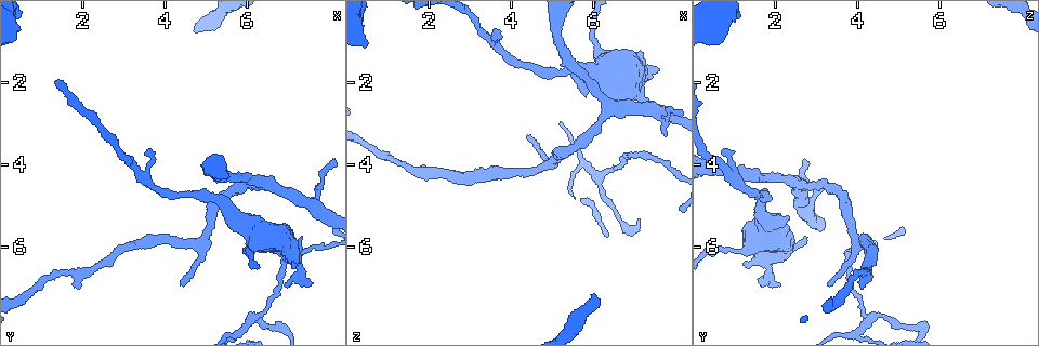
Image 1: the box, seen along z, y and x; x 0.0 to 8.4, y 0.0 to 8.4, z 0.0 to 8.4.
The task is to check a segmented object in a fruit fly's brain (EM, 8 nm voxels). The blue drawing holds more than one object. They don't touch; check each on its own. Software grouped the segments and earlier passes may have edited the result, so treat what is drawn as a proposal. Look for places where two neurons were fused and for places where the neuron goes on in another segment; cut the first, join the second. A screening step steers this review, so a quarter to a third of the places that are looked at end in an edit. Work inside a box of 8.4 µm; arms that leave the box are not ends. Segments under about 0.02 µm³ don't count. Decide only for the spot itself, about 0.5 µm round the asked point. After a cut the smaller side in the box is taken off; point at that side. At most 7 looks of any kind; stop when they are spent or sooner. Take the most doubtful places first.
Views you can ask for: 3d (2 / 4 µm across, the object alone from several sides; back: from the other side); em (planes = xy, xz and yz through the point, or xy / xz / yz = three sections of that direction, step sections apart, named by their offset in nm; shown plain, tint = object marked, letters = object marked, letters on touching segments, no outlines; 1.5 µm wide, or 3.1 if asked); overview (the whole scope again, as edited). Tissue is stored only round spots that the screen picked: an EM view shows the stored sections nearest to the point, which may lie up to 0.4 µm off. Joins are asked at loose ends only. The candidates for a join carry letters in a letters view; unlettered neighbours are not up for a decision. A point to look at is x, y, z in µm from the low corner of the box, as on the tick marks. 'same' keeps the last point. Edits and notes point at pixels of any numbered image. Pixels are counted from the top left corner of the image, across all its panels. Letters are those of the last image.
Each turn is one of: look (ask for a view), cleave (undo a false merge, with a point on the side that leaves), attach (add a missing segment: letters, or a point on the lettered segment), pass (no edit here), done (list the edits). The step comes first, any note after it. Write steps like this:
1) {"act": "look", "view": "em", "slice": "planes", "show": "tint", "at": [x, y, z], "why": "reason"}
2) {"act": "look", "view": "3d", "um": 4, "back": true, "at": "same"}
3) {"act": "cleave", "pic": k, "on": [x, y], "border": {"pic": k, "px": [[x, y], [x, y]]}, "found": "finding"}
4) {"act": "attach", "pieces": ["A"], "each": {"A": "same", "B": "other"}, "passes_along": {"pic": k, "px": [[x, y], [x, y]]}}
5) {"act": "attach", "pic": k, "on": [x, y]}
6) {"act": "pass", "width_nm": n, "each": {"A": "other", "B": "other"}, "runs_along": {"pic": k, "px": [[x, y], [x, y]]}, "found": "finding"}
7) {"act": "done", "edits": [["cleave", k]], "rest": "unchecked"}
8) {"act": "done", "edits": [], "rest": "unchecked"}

{"act": "look", "view": "em", "slice": "planes", "show": "letters", "at": [6.05, 7.75, 4.35], "why": "branch point"}

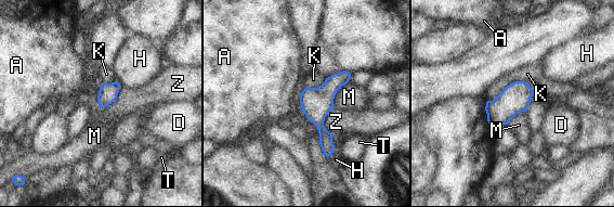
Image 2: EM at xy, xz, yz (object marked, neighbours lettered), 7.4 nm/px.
{"act": "pass", "longest_contact_nm": ["K", 360], "each": {"A": "other", "D": "other", "H": "other", "K": "other", "M": "other", "T": "other", "Z": "other"}, "border": {"pic": 2, "px": [[348, 81], [337, 91], [334, 105]]}, "found": "one neuron here"}

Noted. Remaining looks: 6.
{"act": "look", "view": "3d", "um": 2, "at": [4.45, 6.95, 3.25], "why": "tapers out"}

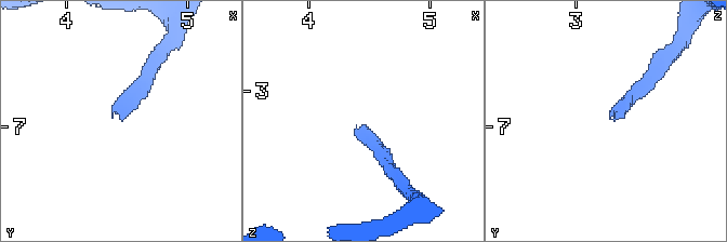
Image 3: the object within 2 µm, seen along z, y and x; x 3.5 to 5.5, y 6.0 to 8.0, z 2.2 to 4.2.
{"act": "look", "view": "em", "slice": "planes", "show": "letters", "at": [4.46, 6.90, 3.28]}

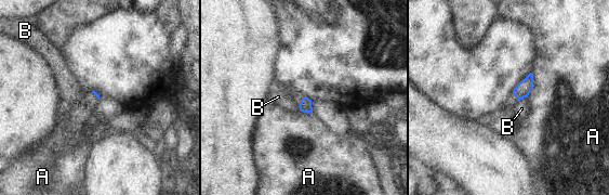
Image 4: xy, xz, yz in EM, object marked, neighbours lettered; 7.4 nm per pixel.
{"act": "pass", "longest_contact_nm": ["A", 190], "each": {"A": "other", "B": "other"}, "border": {"pic": 4, "px": [[527, 96], [524, 96], [518, 102]]}, "found": "no lettered segment goes on from it"}

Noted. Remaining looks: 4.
{"act": "look", "view": "em", "slice": "planes", "show": "tint", "at": [7.20, 6.45, 1.90]}

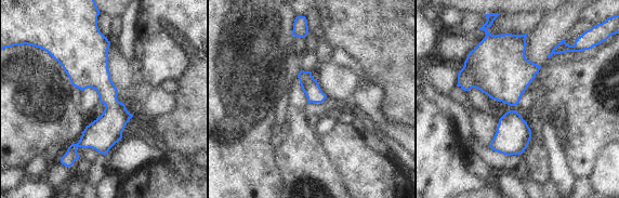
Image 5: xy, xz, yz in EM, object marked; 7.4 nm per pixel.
{"act": "look", "view": "em", "slice": "planes", "show": "letters", "at": "same", "why": "what lies round it"}

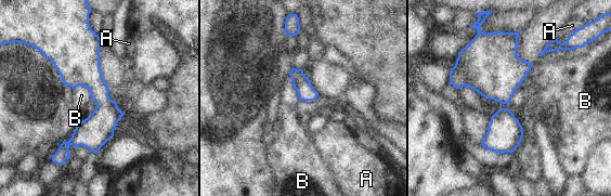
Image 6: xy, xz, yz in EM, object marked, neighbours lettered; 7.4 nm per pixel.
{"act": "pass", "width_nm": 130, "each": {"A": "other", "B": "other"}, "runs_along": {"pic": 6, "px": [[81, 29], [101, 115], [64, 151]]}, "found": "continuous, no second neuron"}

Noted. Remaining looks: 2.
{"act": "done", "edits": [], "rest": "unchecked"}

